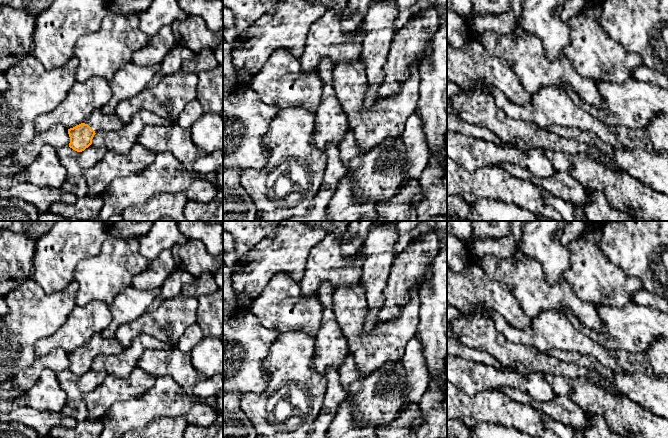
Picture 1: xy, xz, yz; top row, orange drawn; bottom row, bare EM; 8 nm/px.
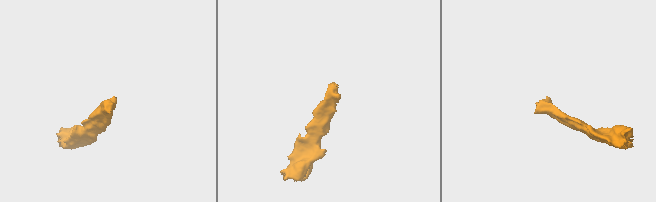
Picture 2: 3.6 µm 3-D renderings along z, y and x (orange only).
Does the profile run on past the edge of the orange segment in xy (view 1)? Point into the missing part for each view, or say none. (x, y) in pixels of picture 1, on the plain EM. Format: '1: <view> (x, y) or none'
1: xy (98, 345)

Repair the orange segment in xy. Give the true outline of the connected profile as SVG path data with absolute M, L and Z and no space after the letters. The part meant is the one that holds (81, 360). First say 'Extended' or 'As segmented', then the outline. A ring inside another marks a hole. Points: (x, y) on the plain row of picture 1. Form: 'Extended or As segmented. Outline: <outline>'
Extended. Outline: M96 333L81 348L68 353L69 371L82 376L92 368L92 363L97 356L118 355L123 350L115 337L105 338L101 333Z

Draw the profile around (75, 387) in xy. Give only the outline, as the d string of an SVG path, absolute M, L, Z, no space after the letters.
M90 369L82 376L77 376L69 370L56 373L61 388L66 393L66 404L61 413L82 422L87 418L87 407L84 394L95 390L101 385L107 373Z

